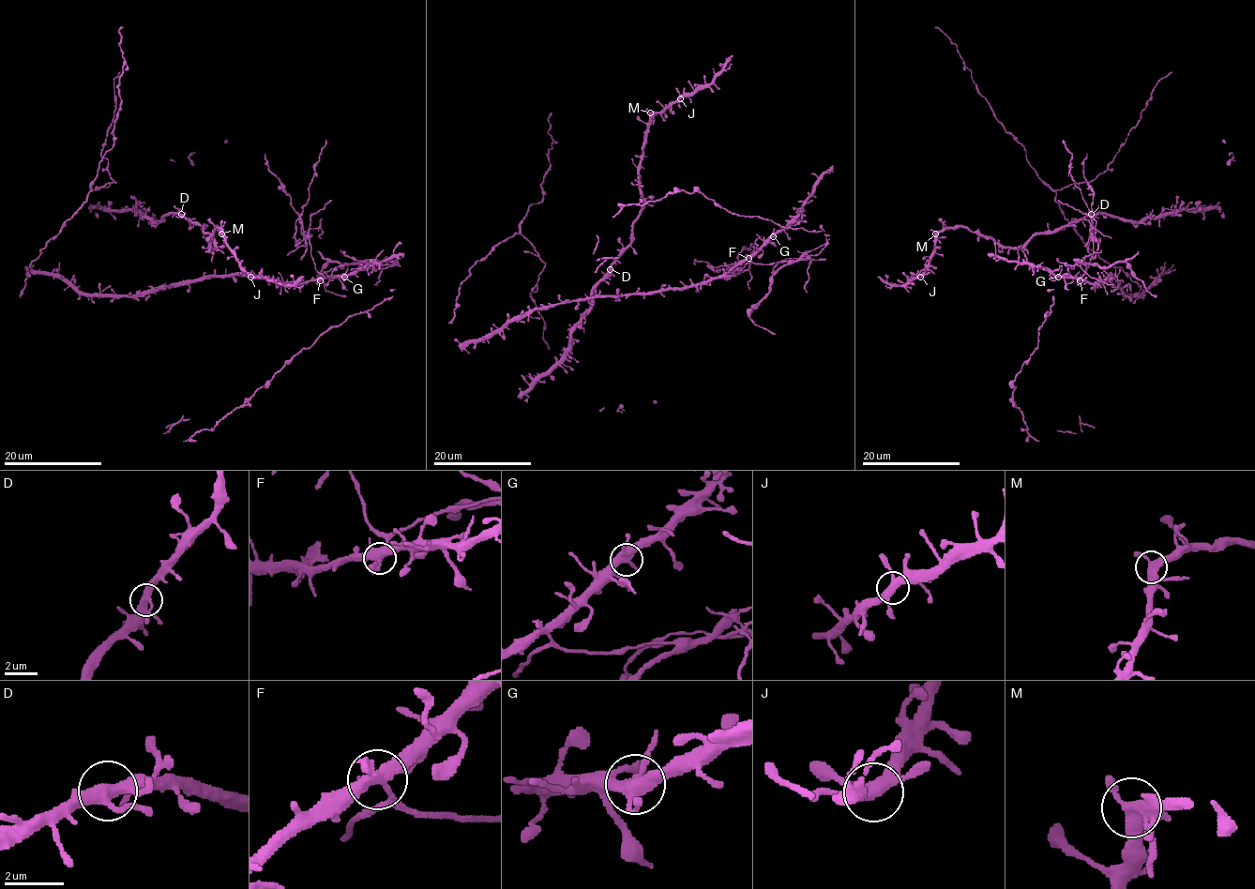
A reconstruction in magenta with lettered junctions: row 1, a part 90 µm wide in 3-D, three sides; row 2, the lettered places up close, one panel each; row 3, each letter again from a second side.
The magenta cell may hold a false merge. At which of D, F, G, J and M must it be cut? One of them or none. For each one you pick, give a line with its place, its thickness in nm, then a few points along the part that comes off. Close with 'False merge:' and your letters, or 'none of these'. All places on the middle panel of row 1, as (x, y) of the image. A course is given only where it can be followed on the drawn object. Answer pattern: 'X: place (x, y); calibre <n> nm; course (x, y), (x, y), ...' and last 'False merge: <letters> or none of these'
F: place (748, 258); calibre 400 nm
False merge: F

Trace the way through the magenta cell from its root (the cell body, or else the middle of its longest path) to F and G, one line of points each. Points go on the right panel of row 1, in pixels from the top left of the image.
F: (1121, 290), (1113, 275), (1095, 282), (1081, 280)
G: (1121, 290), (1113, 275), (1095, 282), (1058, 277)

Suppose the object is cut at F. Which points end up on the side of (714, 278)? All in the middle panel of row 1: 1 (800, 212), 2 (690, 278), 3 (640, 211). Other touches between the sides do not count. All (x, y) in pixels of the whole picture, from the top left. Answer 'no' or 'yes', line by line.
1: yes
2: yes
3: yes

